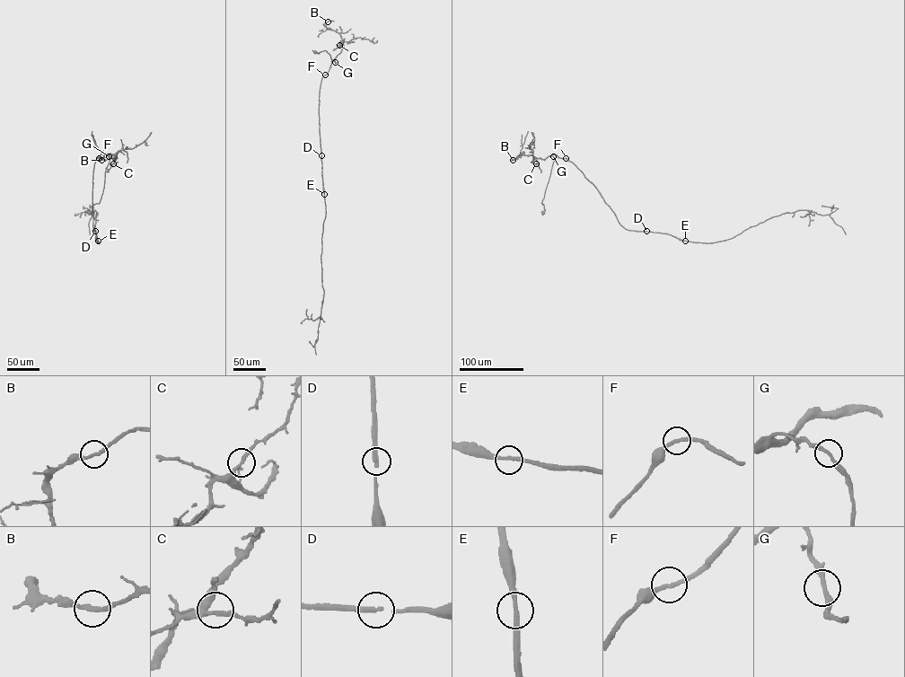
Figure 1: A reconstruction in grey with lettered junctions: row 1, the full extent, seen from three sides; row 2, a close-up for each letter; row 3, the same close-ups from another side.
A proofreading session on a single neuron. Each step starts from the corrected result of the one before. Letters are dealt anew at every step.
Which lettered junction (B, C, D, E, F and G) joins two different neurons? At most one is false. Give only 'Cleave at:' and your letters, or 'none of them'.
Cleave at: none of them

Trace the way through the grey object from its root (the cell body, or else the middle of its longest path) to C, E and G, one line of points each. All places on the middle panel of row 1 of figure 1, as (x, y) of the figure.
C: (316, 51), (326, 50), (336, 63), (334, 58), (343, 48), (343, 45), (339, 45)
E: (316, 51), (326, 50), (336, 63), (332, 60), (329, 71), (322, 77), (319, 92), (324, 194)
G: (316, 51), (326, 50), (335, 62)

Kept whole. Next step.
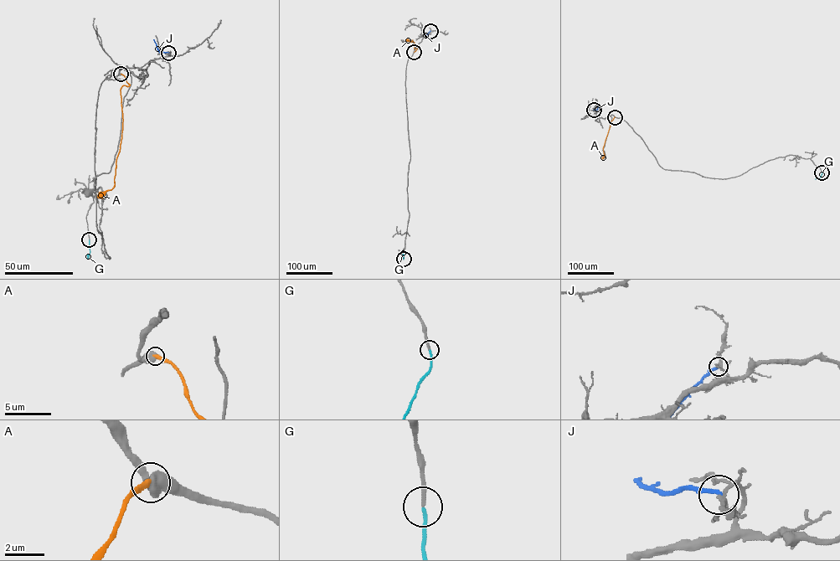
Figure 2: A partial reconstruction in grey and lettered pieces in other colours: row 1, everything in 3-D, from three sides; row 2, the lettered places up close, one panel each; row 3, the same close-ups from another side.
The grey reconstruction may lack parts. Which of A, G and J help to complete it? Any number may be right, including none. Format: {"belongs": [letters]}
{"belongs": ["G"]}

